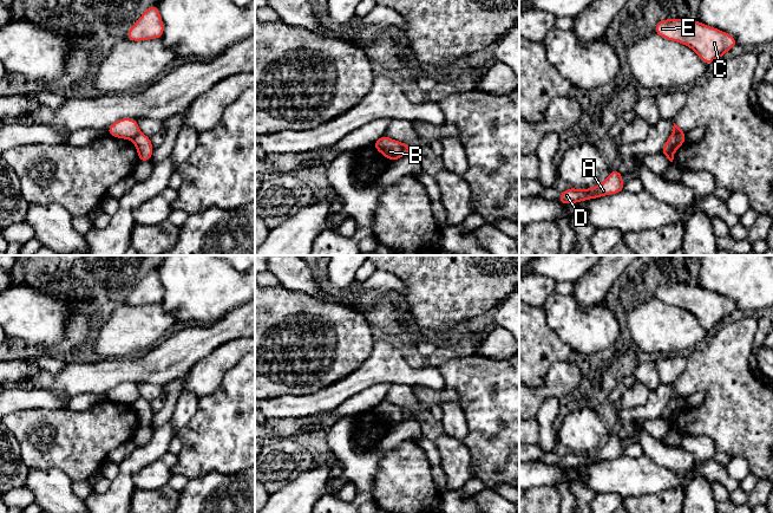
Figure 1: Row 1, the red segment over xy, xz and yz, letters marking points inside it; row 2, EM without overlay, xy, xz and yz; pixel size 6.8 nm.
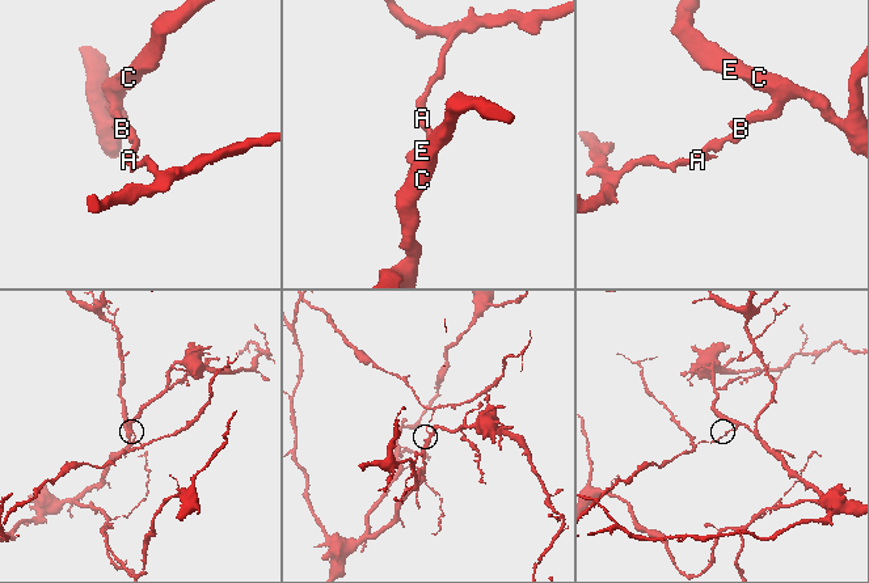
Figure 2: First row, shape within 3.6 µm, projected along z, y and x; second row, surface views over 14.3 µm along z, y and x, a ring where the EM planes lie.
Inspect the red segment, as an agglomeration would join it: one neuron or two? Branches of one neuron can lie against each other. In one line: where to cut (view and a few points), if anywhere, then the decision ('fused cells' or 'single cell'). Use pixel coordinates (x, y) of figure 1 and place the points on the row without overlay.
cut xz (400, 408), (403, 420); fused cells

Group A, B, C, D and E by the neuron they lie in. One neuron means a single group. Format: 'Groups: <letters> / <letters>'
Groups: A D / B C E

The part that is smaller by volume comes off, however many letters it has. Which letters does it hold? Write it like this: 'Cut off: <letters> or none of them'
Cut off: A, D

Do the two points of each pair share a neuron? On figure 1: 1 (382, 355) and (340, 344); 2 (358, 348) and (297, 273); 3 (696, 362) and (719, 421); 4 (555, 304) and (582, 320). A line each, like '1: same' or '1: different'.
1: different
2: different
3: same
4: same

